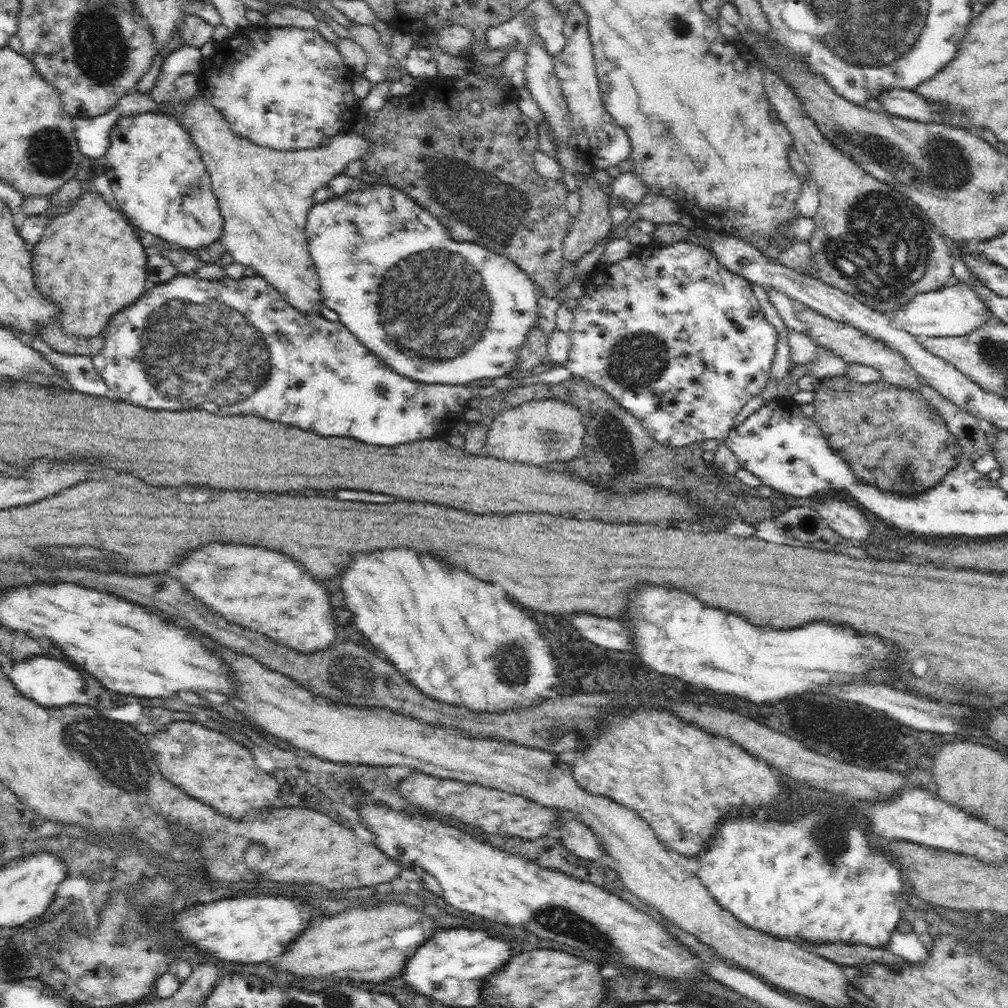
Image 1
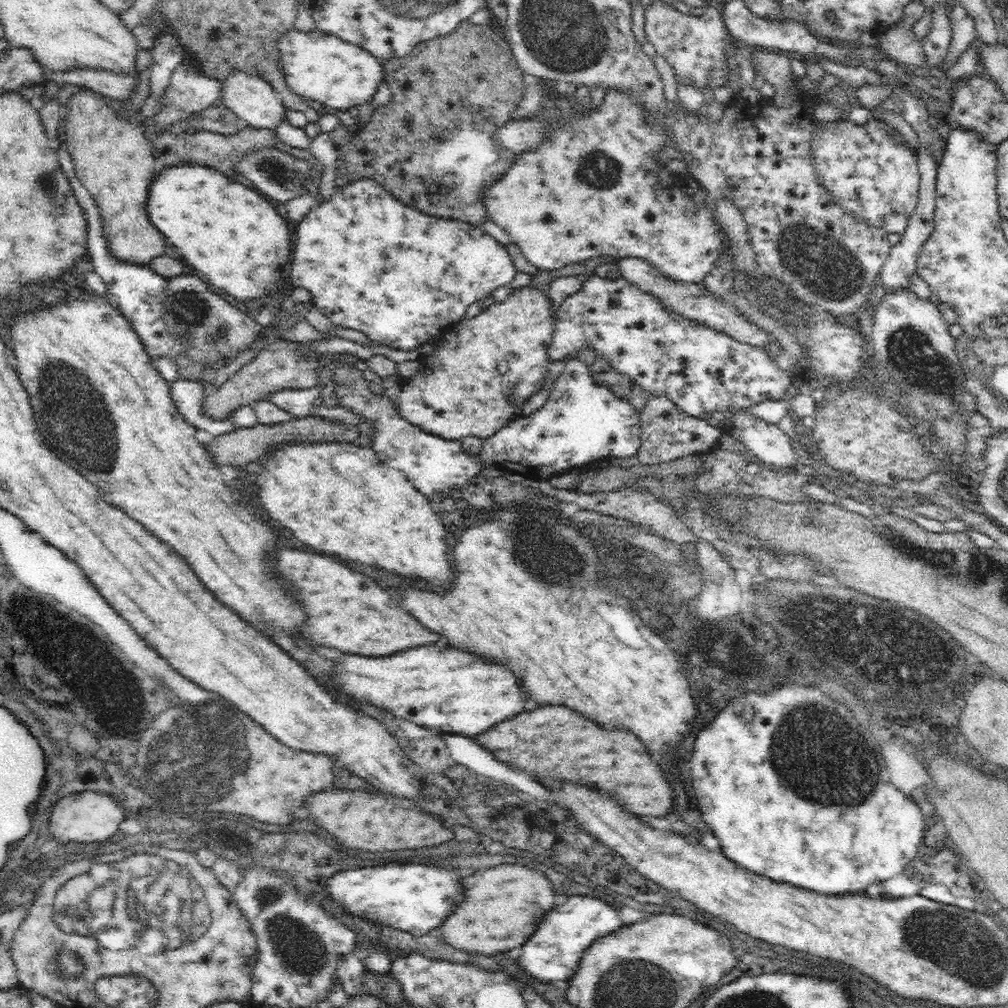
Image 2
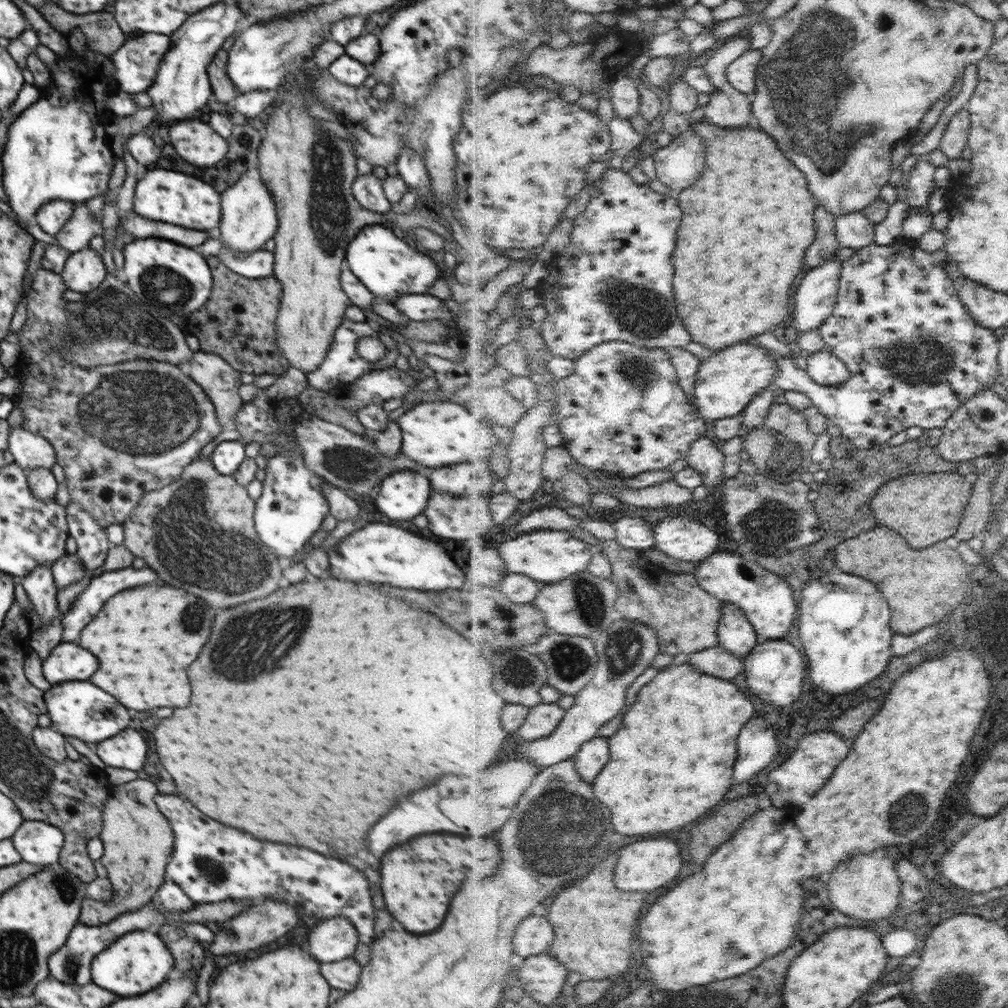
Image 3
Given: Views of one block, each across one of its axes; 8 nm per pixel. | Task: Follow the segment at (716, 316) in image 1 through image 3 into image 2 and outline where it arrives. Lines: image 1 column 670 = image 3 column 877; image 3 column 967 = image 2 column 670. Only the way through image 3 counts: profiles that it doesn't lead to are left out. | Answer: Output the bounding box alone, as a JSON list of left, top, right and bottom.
[548,274,794,418]

